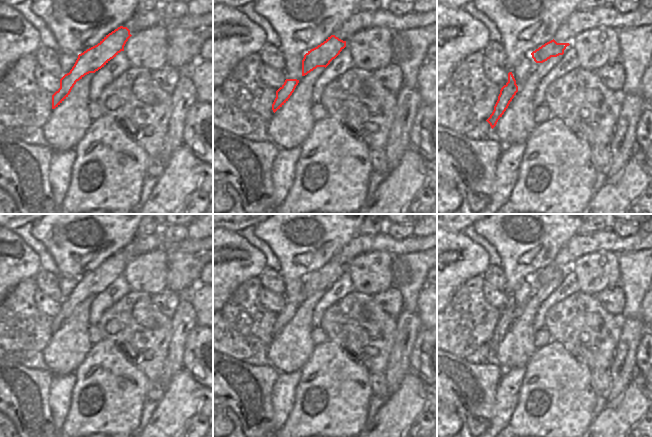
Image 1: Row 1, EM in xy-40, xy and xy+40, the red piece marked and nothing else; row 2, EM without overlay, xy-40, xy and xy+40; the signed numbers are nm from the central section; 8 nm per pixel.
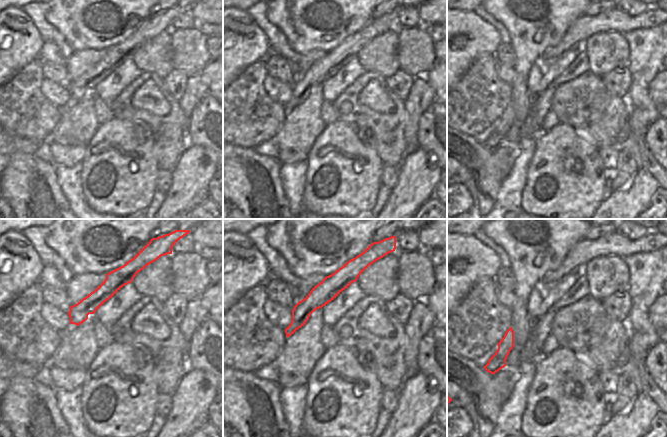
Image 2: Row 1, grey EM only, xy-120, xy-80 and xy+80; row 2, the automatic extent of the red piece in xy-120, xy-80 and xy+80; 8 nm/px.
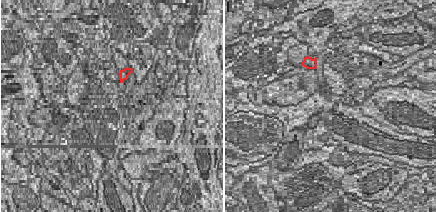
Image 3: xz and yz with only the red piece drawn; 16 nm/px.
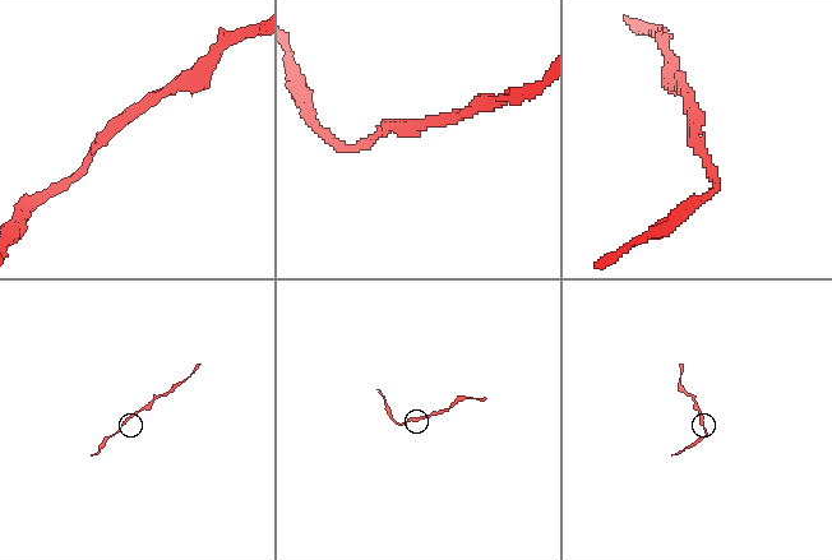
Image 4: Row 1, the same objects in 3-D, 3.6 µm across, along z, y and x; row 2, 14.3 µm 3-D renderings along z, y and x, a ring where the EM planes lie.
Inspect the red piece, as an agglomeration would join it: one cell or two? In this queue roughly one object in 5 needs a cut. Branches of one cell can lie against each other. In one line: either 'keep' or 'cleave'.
keep

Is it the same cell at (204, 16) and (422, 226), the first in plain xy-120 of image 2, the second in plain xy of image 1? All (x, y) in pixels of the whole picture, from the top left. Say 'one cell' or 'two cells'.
one cell

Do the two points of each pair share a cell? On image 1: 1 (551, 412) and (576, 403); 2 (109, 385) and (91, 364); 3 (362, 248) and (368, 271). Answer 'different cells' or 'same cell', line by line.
1: same cell
2: same cell
3: different cells

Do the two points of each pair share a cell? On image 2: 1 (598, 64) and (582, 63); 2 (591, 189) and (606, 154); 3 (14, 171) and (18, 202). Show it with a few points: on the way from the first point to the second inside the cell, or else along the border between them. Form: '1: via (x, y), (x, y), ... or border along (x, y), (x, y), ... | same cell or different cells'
1: border along (580, 49), (587, 57), (588, 71) | different cells
2: border along (597, 148), (603, 166), (610, 173) | different cells
3: via (18, 179), (18, 194) | same cell

